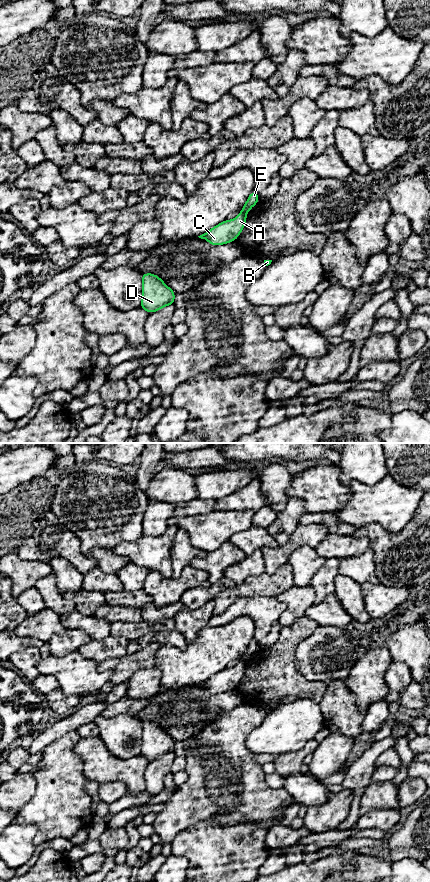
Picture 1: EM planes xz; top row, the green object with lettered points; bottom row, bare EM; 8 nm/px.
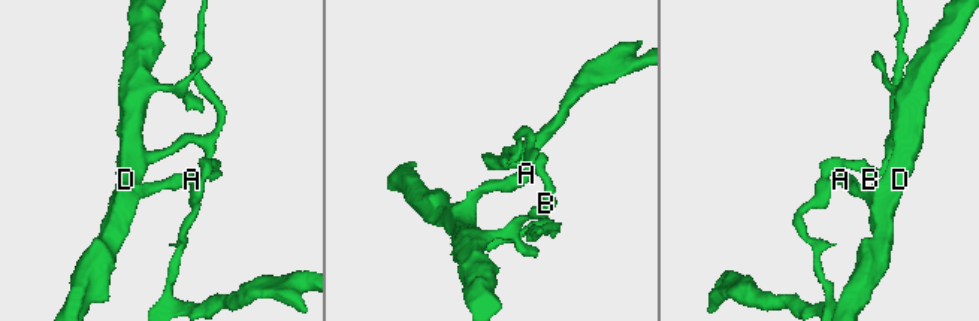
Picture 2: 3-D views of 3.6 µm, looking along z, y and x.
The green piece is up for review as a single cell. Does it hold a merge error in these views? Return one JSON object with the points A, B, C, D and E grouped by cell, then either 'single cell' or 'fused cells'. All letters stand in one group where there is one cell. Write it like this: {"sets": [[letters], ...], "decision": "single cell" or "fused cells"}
{"sets": [["A", "B", "C", "D"], ["E"]], "decision": "fused cells"}

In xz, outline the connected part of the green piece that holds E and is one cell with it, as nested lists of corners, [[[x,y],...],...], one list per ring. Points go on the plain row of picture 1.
[[[252,639],[245,651],[245,653],[243,654],[243,656],[241,657],[241,660],[244,661],[248,661],[250,659],[250,657],[257,652],[260,649],[258,641],[255,639]]]

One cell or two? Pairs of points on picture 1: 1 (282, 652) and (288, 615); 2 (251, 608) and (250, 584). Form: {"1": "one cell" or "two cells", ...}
{"1": "two cells", "2": "two cells"}

